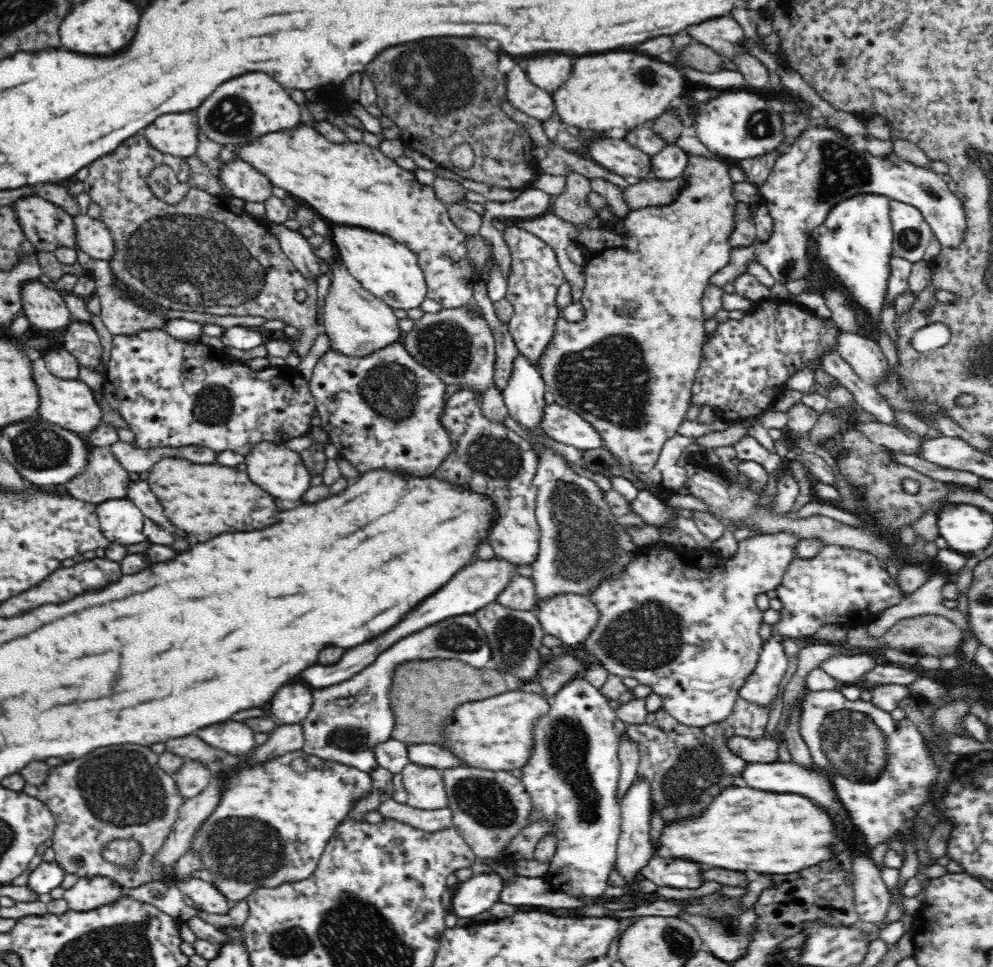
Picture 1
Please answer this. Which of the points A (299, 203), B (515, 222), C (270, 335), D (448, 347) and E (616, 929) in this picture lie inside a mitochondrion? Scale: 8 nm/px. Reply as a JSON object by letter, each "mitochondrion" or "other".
{"A":"other","B":"other","C":"other","D":"mitochondrion","E":"other"}

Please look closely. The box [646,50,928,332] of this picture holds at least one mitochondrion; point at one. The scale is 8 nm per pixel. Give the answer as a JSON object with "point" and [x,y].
{"point":[840,170]}

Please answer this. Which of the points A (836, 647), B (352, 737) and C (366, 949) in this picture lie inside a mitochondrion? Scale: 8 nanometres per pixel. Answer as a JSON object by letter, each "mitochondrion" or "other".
{"A":"other","B":"mitochondrion","C":"mitochondrion"}

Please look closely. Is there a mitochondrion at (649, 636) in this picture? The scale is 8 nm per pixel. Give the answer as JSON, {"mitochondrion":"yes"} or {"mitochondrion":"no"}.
{"mitochondrion":"yes"}

